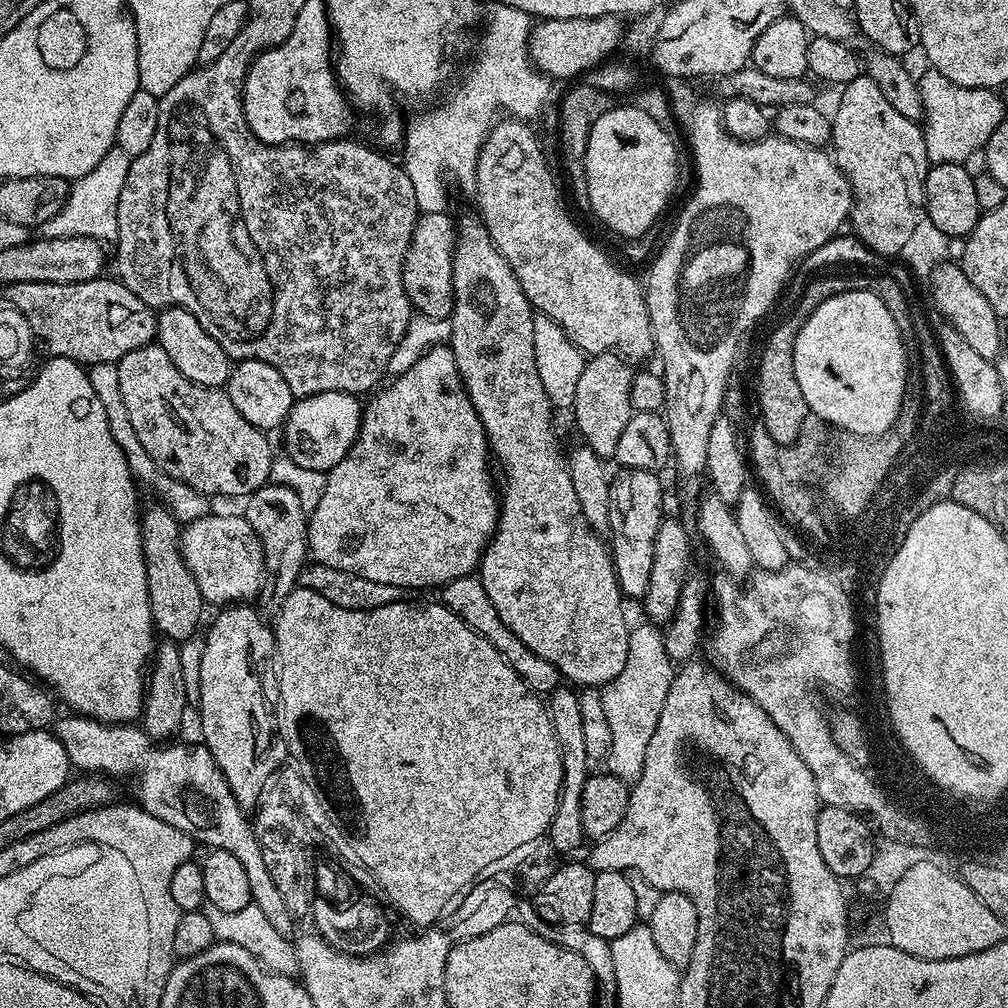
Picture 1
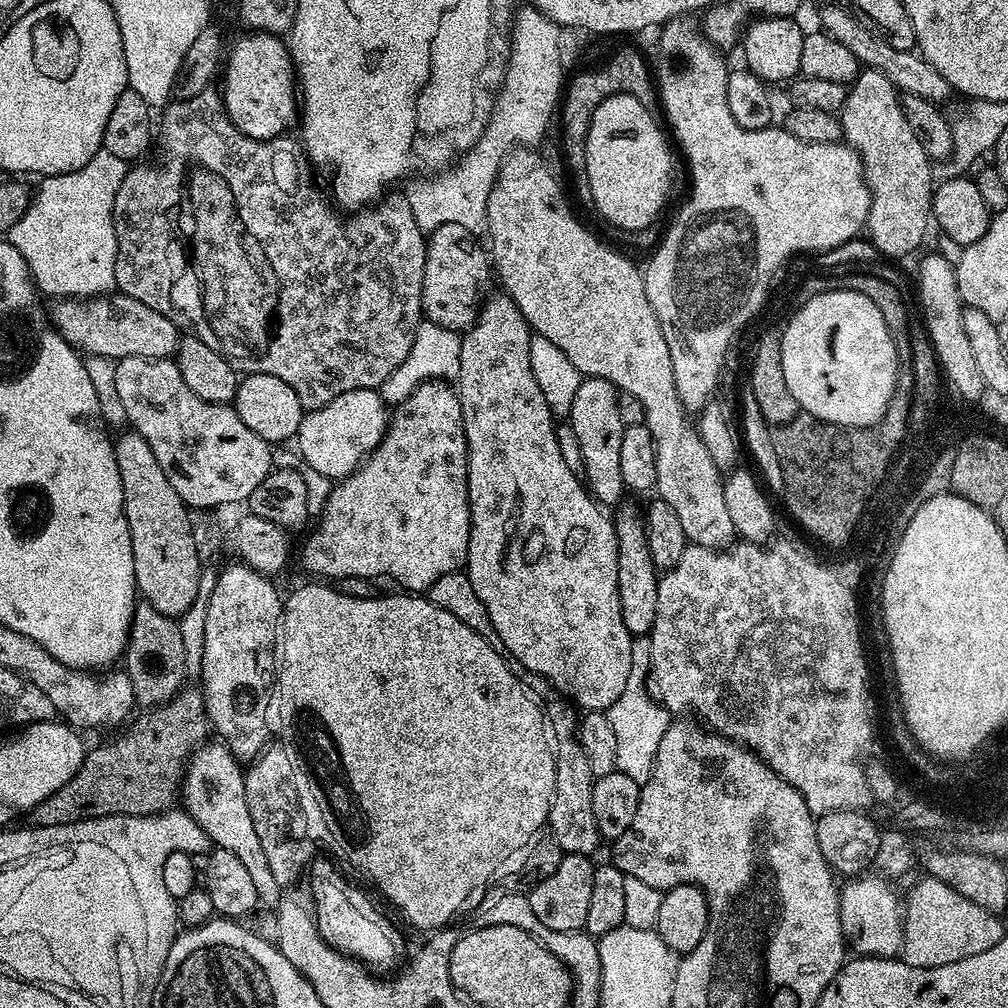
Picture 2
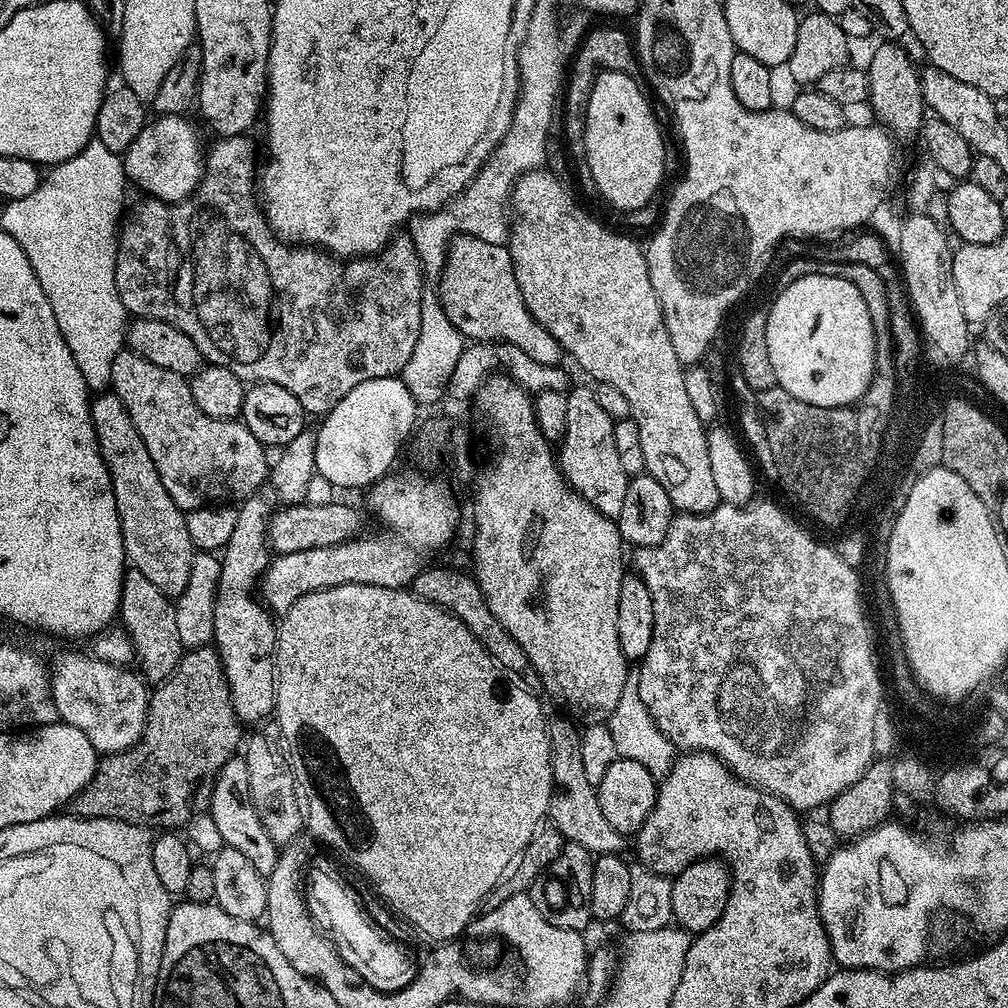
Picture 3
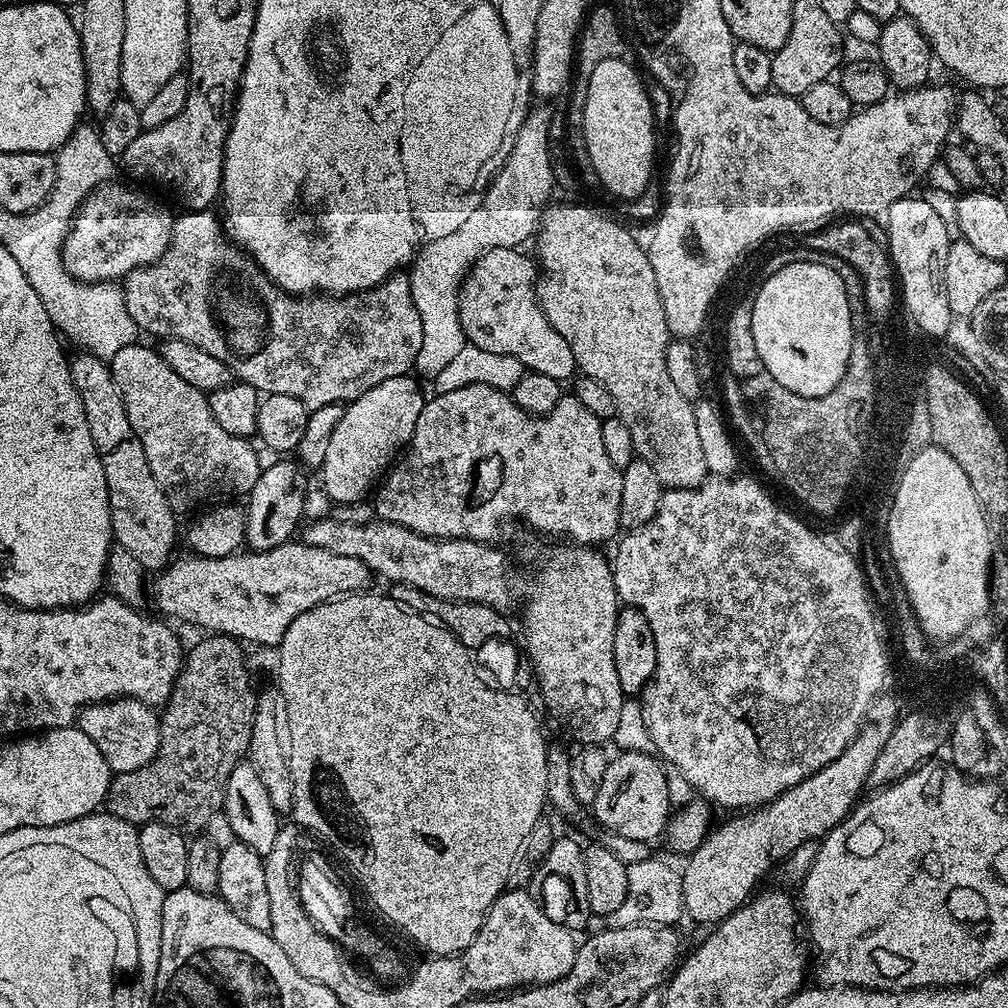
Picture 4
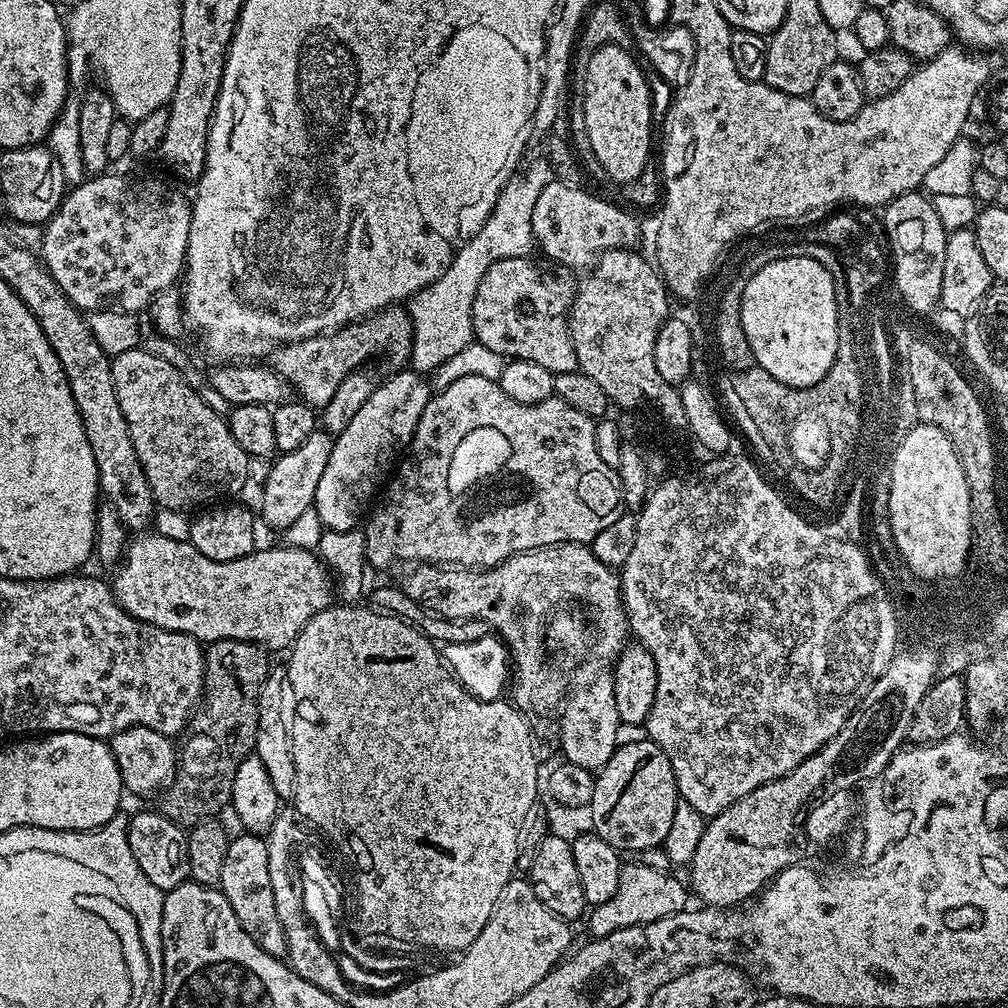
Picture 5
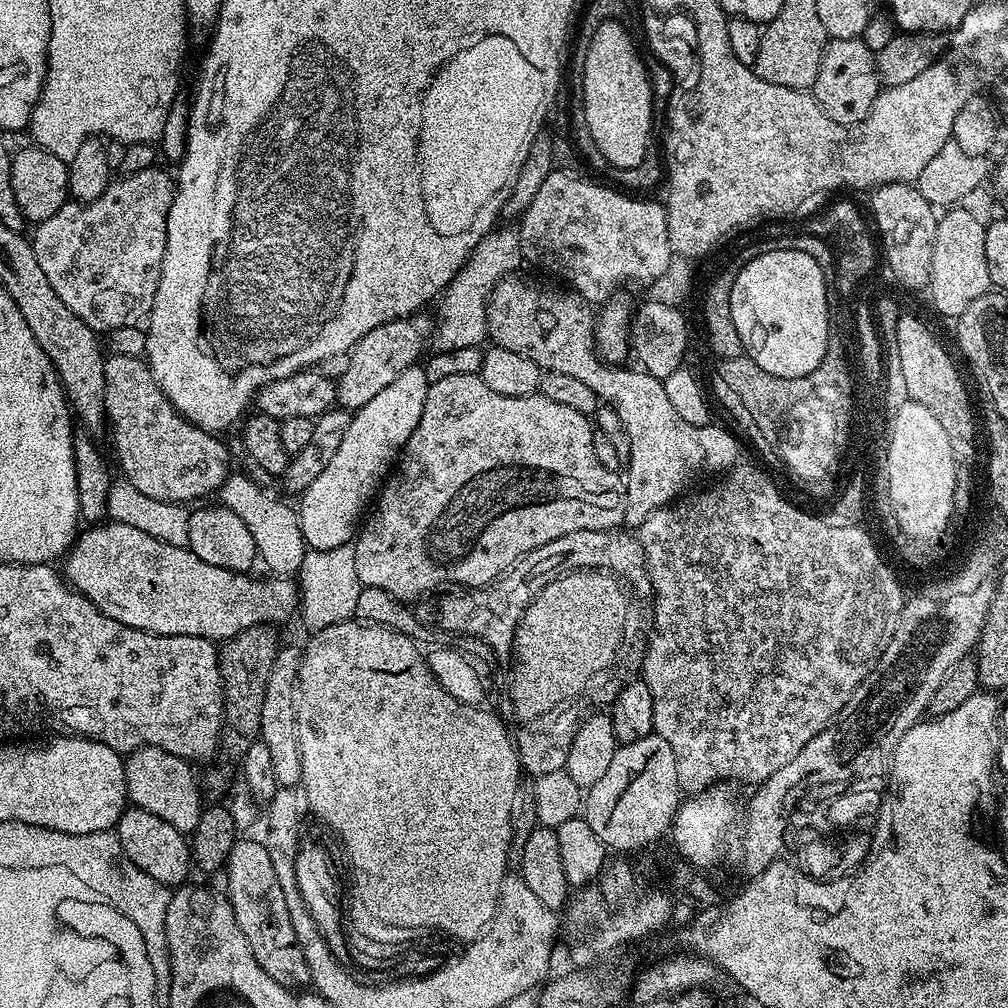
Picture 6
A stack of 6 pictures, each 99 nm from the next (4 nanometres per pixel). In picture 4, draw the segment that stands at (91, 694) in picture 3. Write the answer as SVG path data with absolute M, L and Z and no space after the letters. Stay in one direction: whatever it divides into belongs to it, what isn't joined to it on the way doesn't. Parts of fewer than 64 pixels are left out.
M117 698L104 700L101 704L89 704L87 708L81 708L78 726L84 731L86 738L90 738L90 742L94 742L98 750L102 750L113 773L138 770L149 764L158 754L159 715L149 705L137 700Z

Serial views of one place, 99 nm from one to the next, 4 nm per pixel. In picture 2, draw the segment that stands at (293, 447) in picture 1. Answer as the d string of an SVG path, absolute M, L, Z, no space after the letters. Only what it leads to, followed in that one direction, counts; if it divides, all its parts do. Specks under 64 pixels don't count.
M377 389L350 390L346 394L338 394L338 398L326 406L305 411L294 444L300 447L300 456L307 467L318 470L318 474L326 474L333 482L343 480L379 446L384 431L388 429L389 419L386 401Z

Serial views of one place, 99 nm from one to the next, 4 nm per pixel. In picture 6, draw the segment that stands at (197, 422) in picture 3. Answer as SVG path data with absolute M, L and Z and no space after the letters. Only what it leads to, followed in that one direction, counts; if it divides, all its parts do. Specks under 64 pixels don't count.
M112 354L105 359L104 362L104 373L106 374L106 420L107 423L110 425L110 432L112 428L112 440L114 443L116 443L116 456L118 459L120 459L120 468L122 471L123 479L128 480L131 482L131 484L134 486L134 490L138 490L142 494L147 494L148 497L154 498L155 500L167 500L170 504L184 504L185 502L189 502L188 500L200 500L203 498L203 496L208 496L211 494L219 493L220 487L225 484L225 482L228 480L228 477L230 475L230 469L228 469L228 448L226 445L223 444L221 437L219 435L213 434L211 432L207 432L206 430L202 430L199 428L197 424L191 424L190 421L187 420L185 416L182 416L180 412L178 411L173 404L168 401L166 398L166 394L162 394L162 390L157 386L157 384L154 382L154 378L152 377L152 372L149 370L147 363L141 357L139 356L122 356L117 354Z

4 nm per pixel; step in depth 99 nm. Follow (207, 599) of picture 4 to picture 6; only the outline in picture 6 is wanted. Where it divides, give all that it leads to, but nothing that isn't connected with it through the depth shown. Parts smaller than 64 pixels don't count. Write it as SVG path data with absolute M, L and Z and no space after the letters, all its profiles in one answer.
M105 522L85 527L77 535L76 543L68 549L63 557L63 564L62 572L69 585L83 594L99 612L106 614L106 618L114 618L114 622L122 622L122 626L130 626L134 630L142 630L143 632L152 632L155 636L201 636L213 642L223 642L250 626L258 626L259 624L280 626L283 620L288 620L292 615L294 617L297 615L298 605L301 603L298 584L295 579L268 578L272 580L255 580L252 574L222 569L220 566L212 566L198 558L198 555L192 553L187 546L174 546L170 542L162 542L158 538L150 538L150 534L142 534L142 530L134 530L134 526L126 526L115 522Z

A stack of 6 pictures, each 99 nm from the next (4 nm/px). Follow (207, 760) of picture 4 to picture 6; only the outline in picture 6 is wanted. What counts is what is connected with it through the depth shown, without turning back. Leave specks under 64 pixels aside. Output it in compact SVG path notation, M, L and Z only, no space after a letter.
M259 624L242 630L219 645L220 673L224 687L224 722L220 725L219 755L228 760L243 761L246 750L260 740L262 726L262 698L266 698L266 682L274 658L282 647L271 624Z

